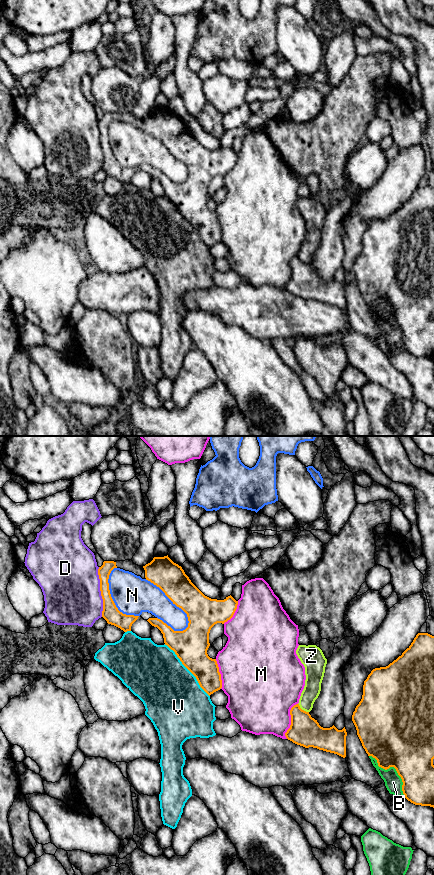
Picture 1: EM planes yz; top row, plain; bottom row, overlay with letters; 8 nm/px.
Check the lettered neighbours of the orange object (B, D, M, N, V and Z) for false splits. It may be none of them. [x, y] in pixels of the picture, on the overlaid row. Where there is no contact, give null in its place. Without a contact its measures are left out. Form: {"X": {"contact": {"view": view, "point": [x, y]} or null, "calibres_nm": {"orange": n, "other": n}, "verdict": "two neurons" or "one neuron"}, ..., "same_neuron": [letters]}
{"B": {"contact": {"view": "yz", "point": [395, 768]}, "calibres_nm": {"orange": 500, "other": 140}, "verdict": "two neurons"}, "D": {"contact": {"view": "yz", "point": [101, 592]}, "calibres_nm": {"orange": 140, "other": 460}, "verdict": "two neurons"}, "M": {"contact": {"view": "yz", "point": [291, 720]}, "calibres_nm": {"orange": 240, "other": 440}, "verdict": "two neurons"}, "N": {"contact": {"view": "yz", "point": [174, 603]}, "calibres_nm": {"orange": 260, "other": 240}, "verdict": "two neurons"}, "V": {"contact": {"view": "yz", "point": [187, 668]}, "calibres_nm": {"orange": 280, "other": 480}, "verdict": "two neurons"}, "Z": {"contact": {"view": "yz", "point": [301, 709]}, "calibres_nm": {"orange": 240, "other": 140}, "verdict": "two neurons"}, "same_neuron": []}

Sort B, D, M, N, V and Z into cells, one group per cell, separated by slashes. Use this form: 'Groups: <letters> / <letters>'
Groups: B / D / M / N / V / Z

